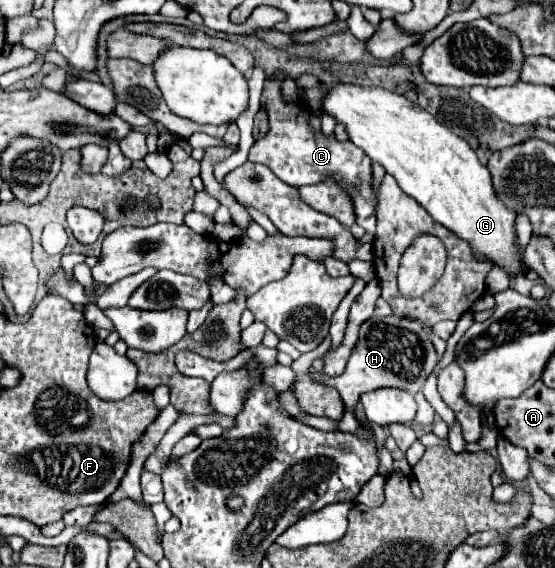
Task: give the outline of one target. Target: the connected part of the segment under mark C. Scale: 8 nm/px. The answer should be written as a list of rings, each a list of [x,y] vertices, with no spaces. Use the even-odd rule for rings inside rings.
[[[277,71],[273,77],[265,81],[261,107],[269,115],[269,133],[255,141],[249,151],[251,163],[267,165],[281,181],[293,187],[315,185],[325,179],[333,179],[339,183],[353,201],[355,221],[367,231],[375,233],[375,207],[377,207],[377,187],[373,187],[371,177],[371,159],[351,141],[337,141],[335,135],[323,135],[321,131],[311,131],[309,127],[309,109],[299,103],[287,103],[281,95],[281,83],[285,75]]]

